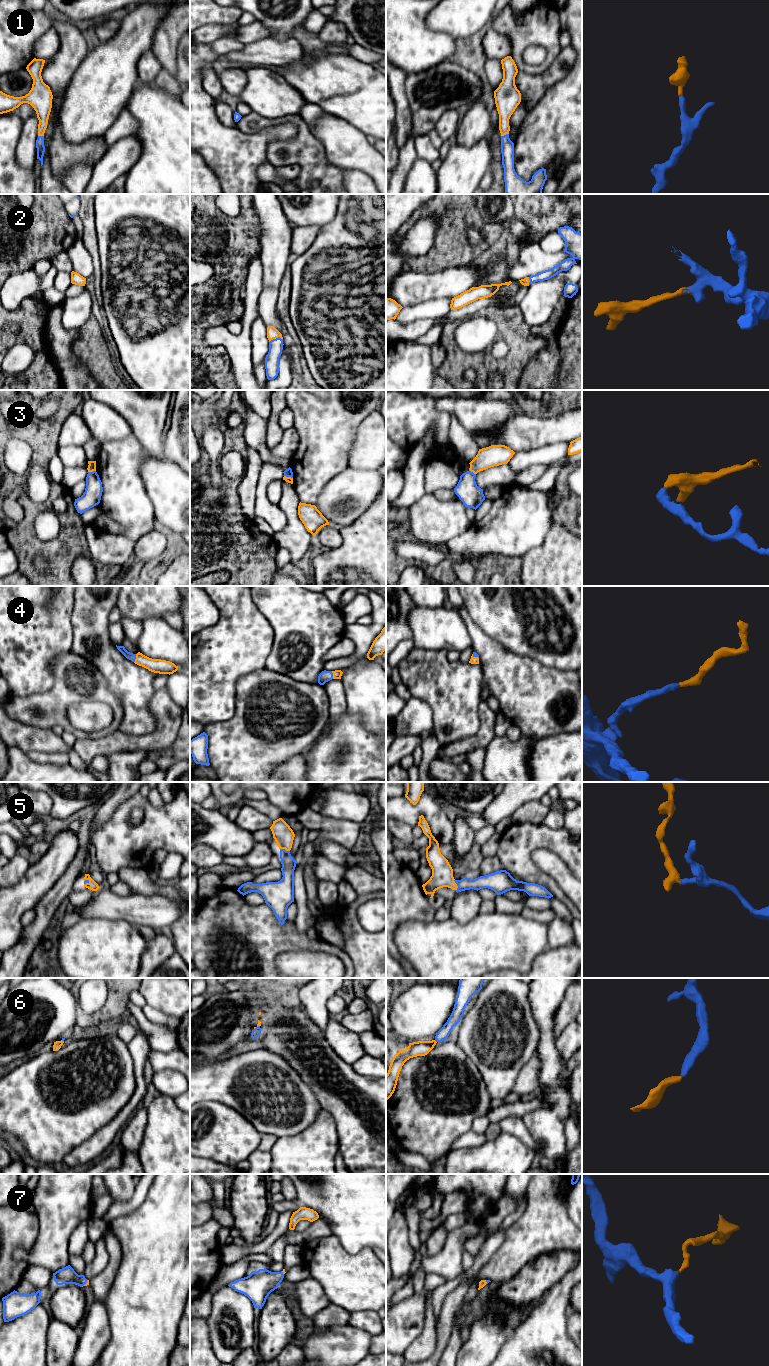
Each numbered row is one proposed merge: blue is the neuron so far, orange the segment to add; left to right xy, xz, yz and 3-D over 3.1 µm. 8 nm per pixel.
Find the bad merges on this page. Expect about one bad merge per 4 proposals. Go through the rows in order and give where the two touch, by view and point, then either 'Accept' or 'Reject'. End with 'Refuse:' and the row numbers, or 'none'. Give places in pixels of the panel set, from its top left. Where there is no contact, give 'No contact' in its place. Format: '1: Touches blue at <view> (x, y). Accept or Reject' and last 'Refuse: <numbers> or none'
1: Touches blue at yz (504, 135). Accept
2: Touches blue at xz (276, 338). Accept
3: Touches blue at xy (91, 472). Reject
4: Touches blue at xy (135, 658). Accept
5: Touches blue at yz (457, 885). Accept
6: Touches blue at xz (256, 1027). Accept
7: Touches blue at xy (84, 1284). Accept
Refuse: 3

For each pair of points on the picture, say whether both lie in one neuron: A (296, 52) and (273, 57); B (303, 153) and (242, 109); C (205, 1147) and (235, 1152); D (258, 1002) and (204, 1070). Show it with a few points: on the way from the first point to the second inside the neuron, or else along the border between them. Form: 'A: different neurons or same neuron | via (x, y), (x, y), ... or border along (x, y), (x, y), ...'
A: same neuron | via (290, 52), (279, 53)
B: different neurons | border along (251, 111), (242, 116)
C: same neuron | via (212, 1147), (228, 1147)
D: different neurons | border along (220, 1058), (204, 1062)

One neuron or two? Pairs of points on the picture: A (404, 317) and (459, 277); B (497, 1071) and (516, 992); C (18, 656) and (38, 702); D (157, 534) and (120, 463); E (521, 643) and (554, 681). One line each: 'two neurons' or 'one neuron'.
A: two neurons
B: one neuron
C: two neurons
D: two neurons
E: two neurons

